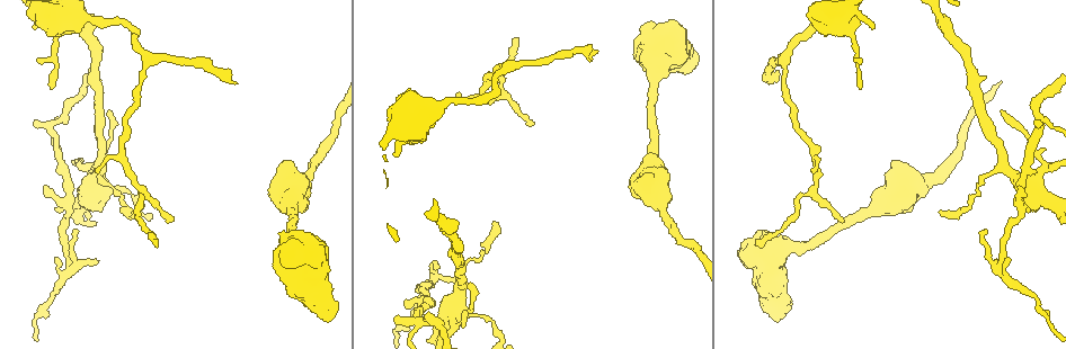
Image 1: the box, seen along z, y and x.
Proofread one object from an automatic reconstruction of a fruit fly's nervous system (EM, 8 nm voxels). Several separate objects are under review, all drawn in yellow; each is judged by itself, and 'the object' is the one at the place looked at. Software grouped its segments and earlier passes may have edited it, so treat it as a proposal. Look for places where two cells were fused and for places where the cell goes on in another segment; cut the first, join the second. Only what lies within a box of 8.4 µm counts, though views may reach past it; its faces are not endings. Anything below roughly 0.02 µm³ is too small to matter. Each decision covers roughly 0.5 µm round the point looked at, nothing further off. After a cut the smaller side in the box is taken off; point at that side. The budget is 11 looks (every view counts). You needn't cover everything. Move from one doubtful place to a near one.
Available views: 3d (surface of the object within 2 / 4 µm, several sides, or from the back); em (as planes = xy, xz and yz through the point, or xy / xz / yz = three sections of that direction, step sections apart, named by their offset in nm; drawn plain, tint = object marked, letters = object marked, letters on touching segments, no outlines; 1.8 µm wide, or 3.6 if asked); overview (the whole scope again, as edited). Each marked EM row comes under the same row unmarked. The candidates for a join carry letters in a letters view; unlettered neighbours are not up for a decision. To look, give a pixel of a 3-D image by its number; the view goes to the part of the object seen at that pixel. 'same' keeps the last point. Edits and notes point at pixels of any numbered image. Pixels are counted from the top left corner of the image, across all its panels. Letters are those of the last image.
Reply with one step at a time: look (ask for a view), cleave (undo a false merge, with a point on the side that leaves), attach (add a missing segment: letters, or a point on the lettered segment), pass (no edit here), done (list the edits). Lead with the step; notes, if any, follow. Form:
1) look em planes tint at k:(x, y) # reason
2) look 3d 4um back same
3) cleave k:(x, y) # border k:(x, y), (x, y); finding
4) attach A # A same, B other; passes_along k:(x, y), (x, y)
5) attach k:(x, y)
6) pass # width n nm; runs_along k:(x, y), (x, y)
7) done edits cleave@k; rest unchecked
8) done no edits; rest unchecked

look em planes tint at 1:(326, 319) # stops while still wide

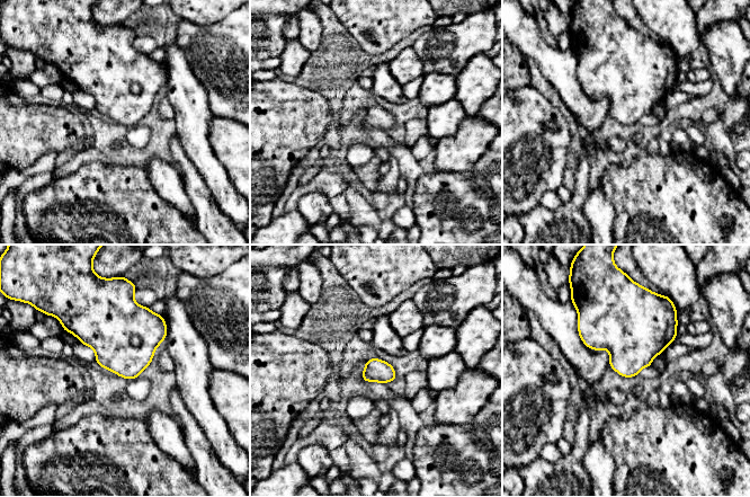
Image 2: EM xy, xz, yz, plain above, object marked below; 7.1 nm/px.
look em planes letters same

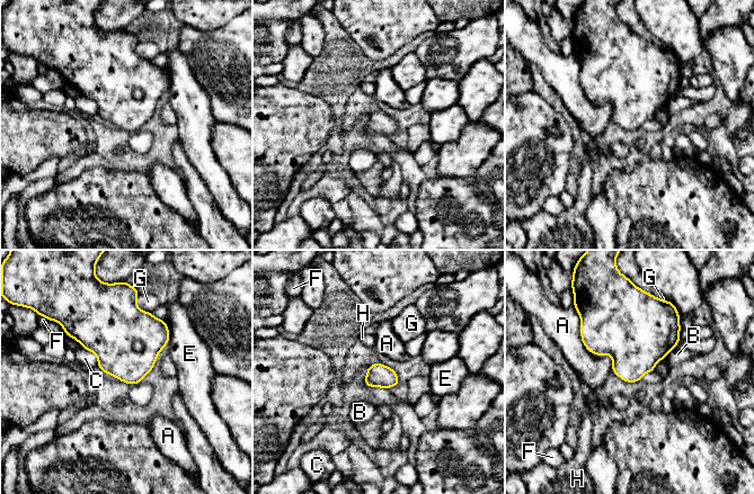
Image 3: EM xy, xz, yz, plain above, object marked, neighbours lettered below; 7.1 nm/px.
pass # A other, B other, C other, E other, F other, G other, H other; border 3:(579, 317), (612, 371); no lettered segment goes on from it

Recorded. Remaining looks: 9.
look 3d 4um at 1:(655, 69) # thick turns thin

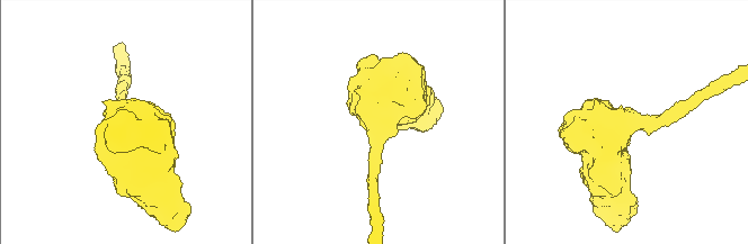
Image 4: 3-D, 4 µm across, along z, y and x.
look em 3.6um planes letters at 4:(376, 121) # now the EM

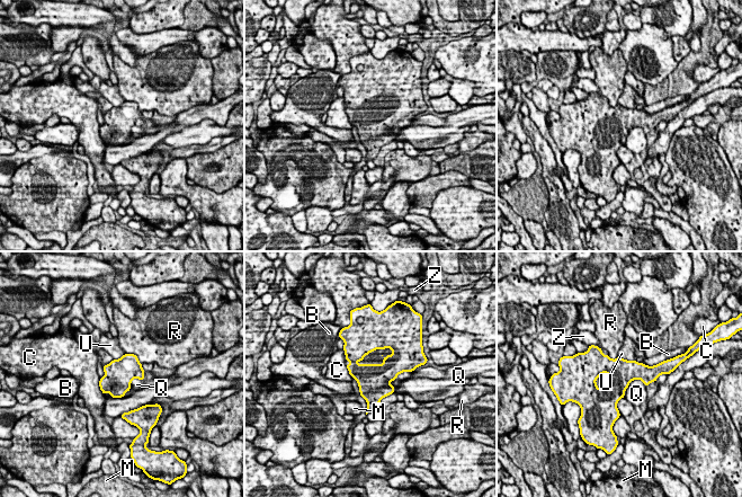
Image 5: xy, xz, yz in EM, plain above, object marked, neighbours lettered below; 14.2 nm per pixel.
pass # longest_contact Q 360 nm; B other, C other, M other, Q other, R other, U other, Z other; all the same cell

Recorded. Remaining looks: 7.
look 3d 2um at 1:(155, 244) # tapers out

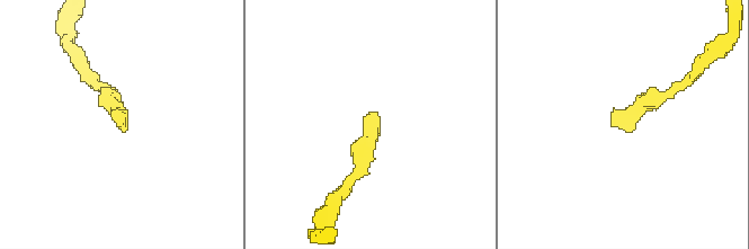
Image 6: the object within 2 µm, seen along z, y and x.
look em xy step 16 tint at 6:(368, 113)

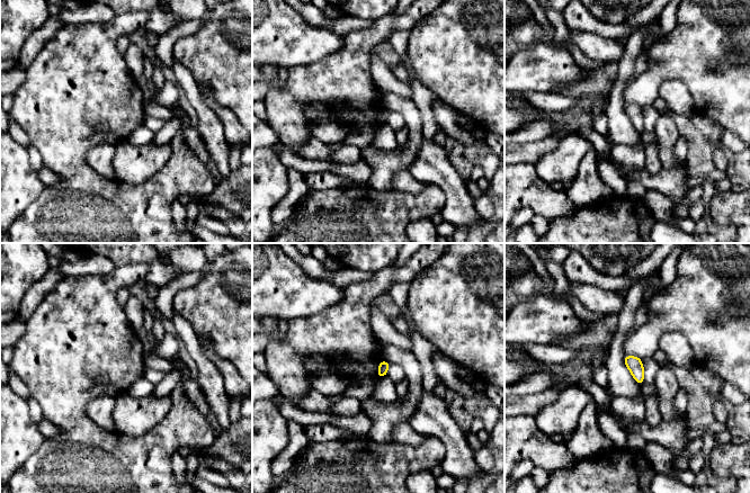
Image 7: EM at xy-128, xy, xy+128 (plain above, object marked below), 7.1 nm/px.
look em planes letters same # cut it another way

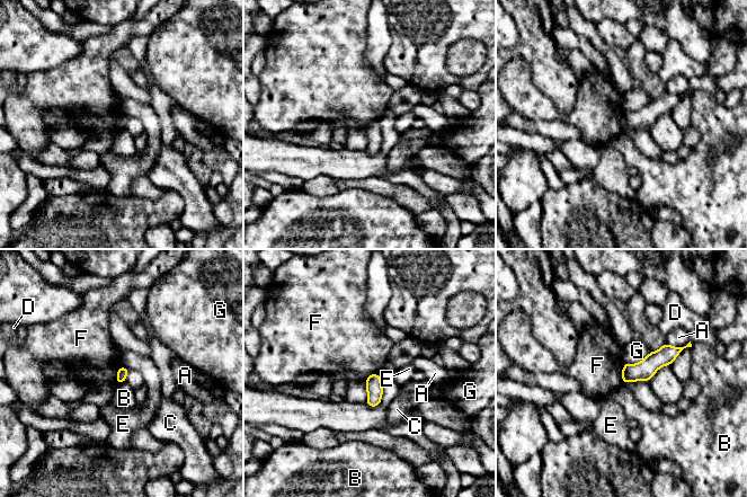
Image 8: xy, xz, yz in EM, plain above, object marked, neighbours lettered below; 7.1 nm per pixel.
pass # longest_contact G 200 nm; A other, B other, C other, D other, E other, F other, G other; runs_along 8:(677, 349), (624, 379); none of them fits

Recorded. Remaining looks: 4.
look em planes letters at 1:(493, 224) # thin end

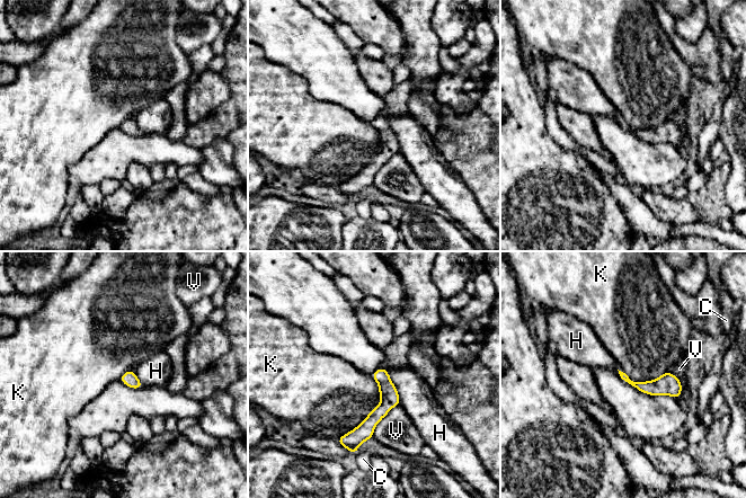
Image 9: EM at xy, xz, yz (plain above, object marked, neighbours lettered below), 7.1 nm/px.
pass # C other, H other, K other, V other; runs_along 9:(382, 371), (385, 406), (351, 441); no lettered segment goes on from it

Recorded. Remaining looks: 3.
done no edits; rest unchecked

